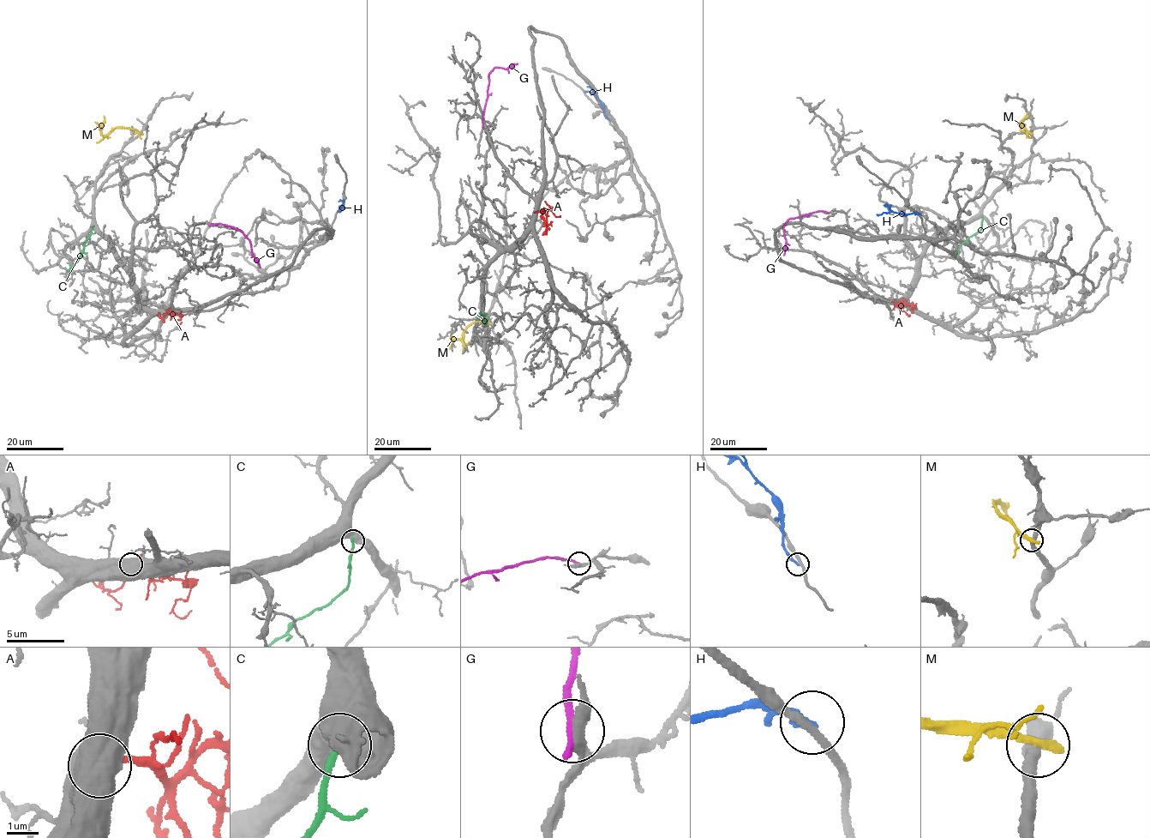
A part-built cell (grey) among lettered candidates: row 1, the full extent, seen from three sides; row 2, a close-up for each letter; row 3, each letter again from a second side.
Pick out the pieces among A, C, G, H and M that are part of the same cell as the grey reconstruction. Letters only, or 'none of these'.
none of these

